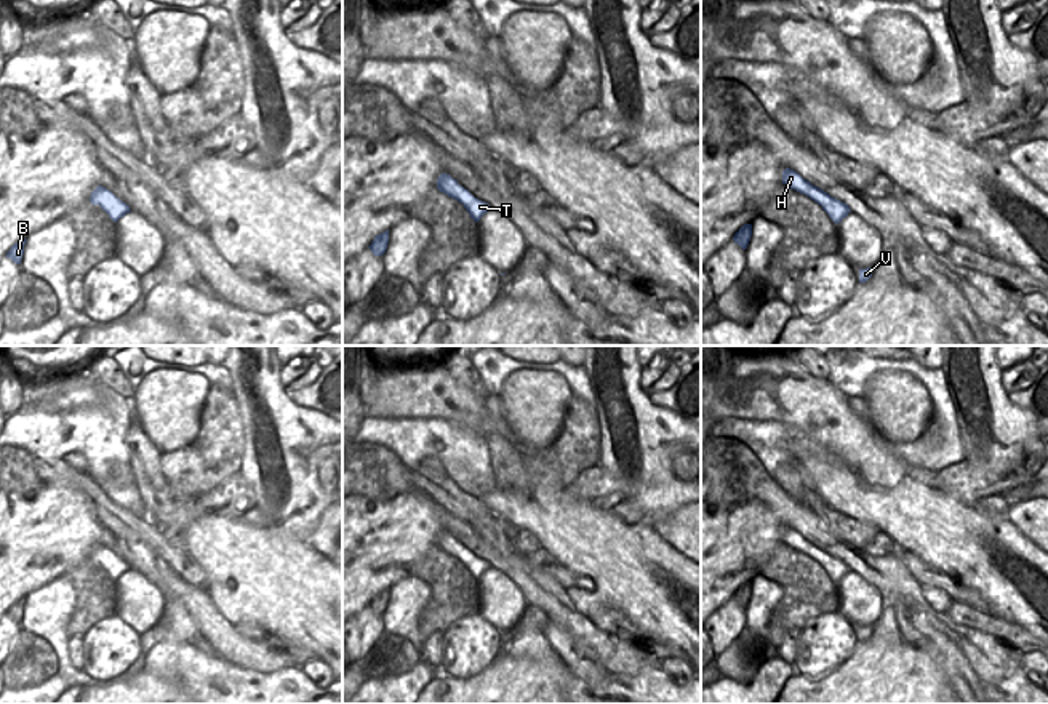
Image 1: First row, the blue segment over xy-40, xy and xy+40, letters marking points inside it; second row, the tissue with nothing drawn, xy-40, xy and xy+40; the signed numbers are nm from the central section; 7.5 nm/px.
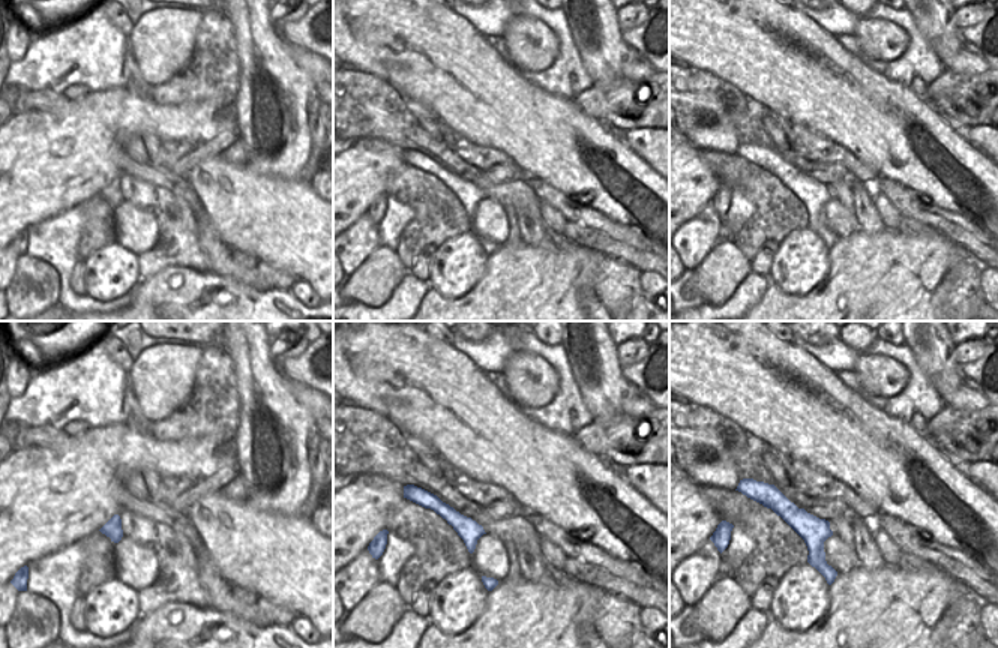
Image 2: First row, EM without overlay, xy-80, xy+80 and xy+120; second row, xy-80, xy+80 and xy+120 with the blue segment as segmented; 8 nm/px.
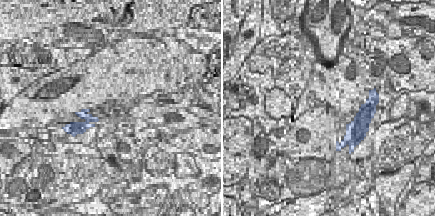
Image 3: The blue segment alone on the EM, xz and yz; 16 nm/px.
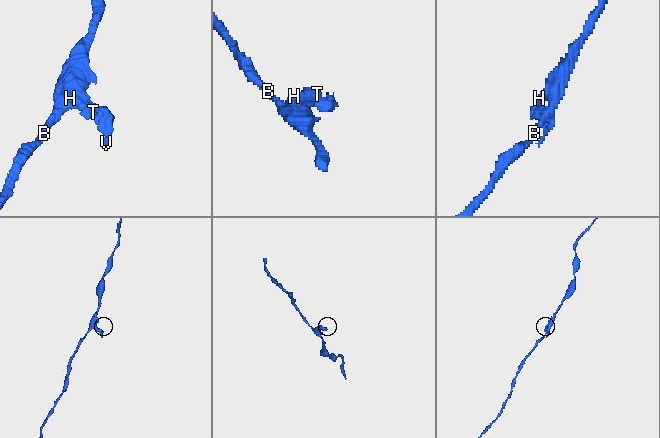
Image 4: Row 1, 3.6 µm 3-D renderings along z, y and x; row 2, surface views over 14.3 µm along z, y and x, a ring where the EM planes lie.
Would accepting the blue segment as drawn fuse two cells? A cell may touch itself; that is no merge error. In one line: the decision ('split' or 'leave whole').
split

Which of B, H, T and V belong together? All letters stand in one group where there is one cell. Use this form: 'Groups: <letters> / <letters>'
Groups: B H / T V.

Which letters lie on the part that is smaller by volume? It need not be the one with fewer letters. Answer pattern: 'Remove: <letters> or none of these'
Remove: T, V

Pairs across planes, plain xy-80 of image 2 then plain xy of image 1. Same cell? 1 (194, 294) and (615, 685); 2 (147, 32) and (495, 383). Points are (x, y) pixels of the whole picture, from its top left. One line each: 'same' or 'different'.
1: same
2: different

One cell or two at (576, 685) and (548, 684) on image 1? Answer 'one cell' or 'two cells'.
two cells

